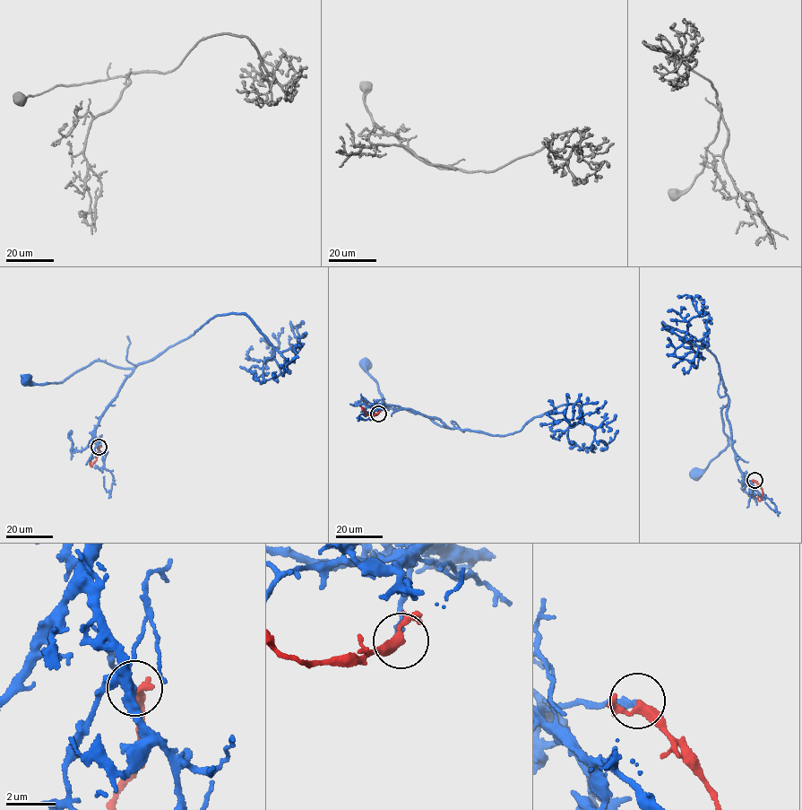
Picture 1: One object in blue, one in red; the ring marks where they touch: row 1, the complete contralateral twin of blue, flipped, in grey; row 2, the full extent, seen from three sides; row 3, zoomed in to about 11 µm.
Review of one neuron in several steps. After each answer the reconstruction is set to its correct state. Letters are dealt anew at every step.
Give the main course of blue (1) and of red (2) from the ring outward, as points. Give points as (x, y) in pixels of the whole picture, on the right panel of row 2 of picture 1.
1: (754, 481), (745, 481), (737, 461), (727, 413), (728, 399), (721, 416), (728, 445), (703, 473), (695, 475)
2: (755, 481), (763, 492), (760, 500), (757, 497)

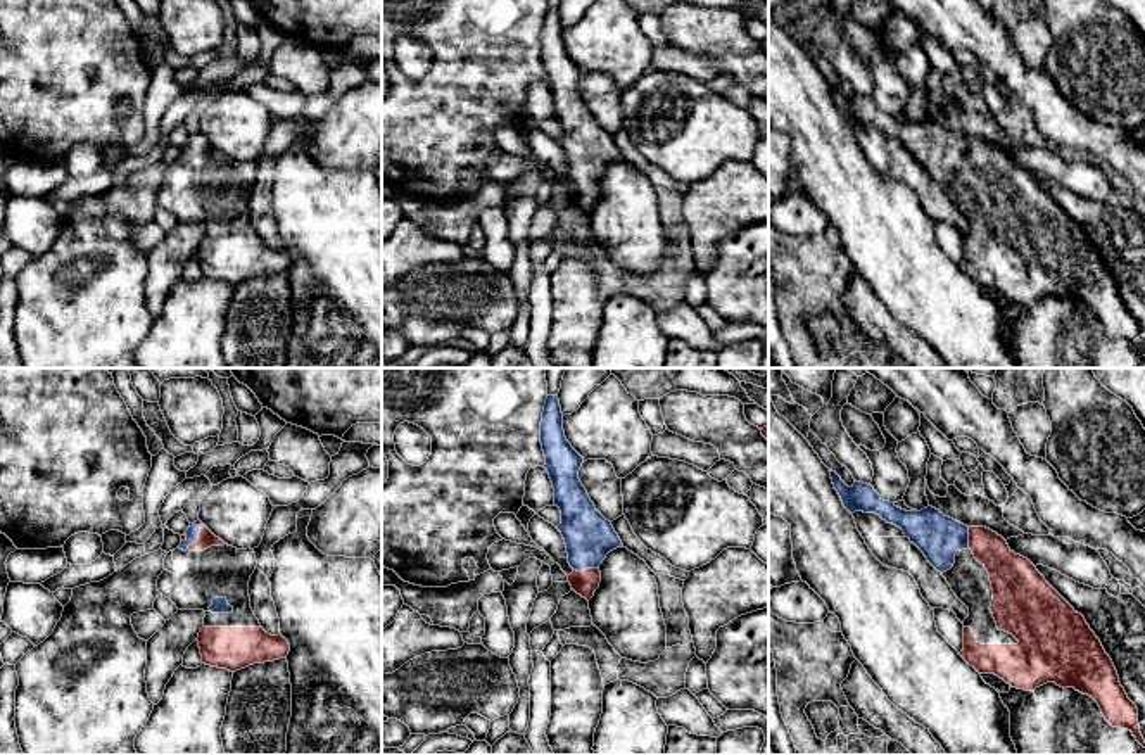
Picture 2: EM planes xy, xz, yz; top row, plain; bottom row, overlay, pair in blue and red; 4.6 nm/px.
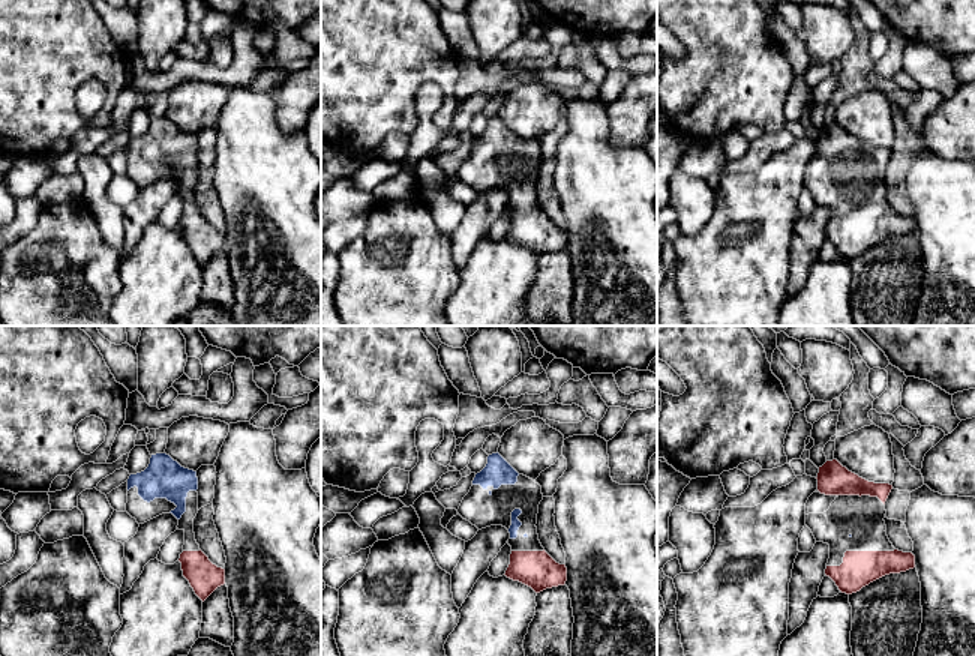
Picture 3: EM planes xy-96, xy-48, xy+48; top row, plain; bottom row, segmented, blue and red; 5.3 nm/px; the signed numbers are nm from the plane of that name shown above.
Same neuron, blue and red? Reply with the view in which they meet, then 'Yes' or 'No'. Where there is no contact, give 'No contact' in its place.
Touches blue in xy. Yes

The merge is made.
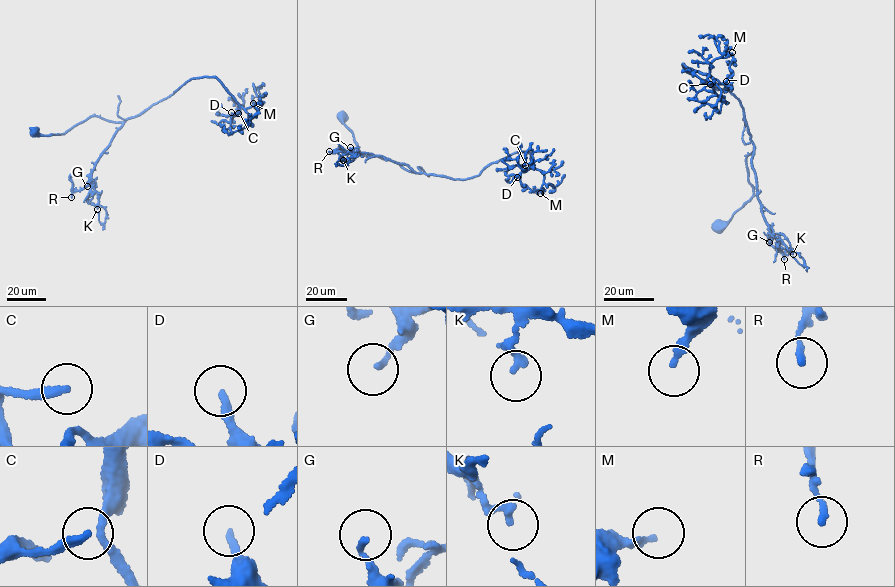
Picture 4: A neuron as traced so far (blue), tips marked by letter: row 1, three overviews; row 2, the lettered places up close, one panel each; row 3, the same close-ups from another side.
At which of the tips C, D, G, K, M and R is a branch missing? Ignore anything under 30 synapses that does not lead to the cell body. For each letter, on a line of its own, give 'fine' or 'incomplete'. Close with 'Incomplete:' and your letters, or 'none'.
C: fine
D: incomplete
G: fine
K: fine
M: fine
R: fine
Incomplete: D

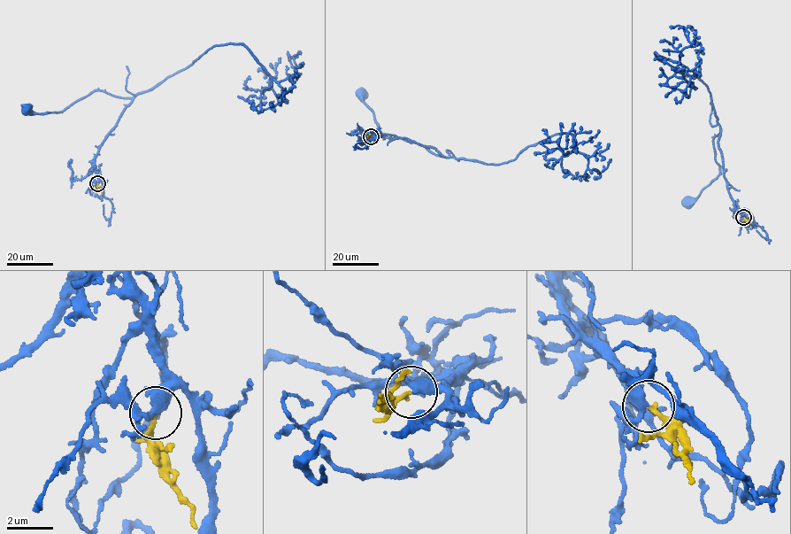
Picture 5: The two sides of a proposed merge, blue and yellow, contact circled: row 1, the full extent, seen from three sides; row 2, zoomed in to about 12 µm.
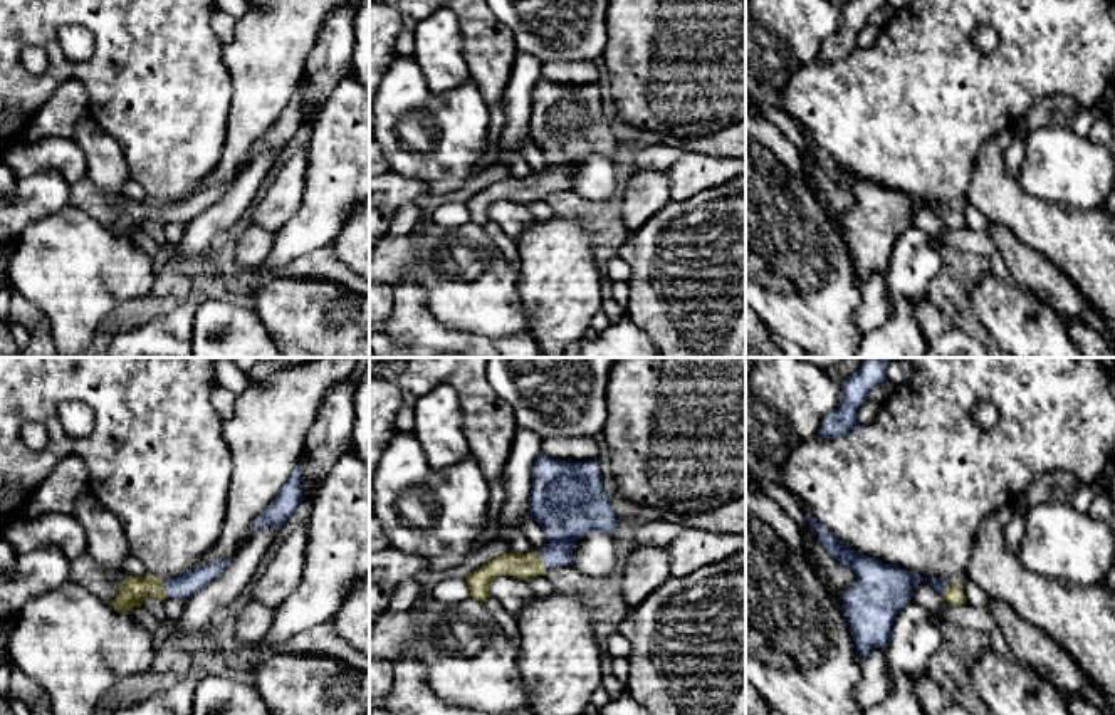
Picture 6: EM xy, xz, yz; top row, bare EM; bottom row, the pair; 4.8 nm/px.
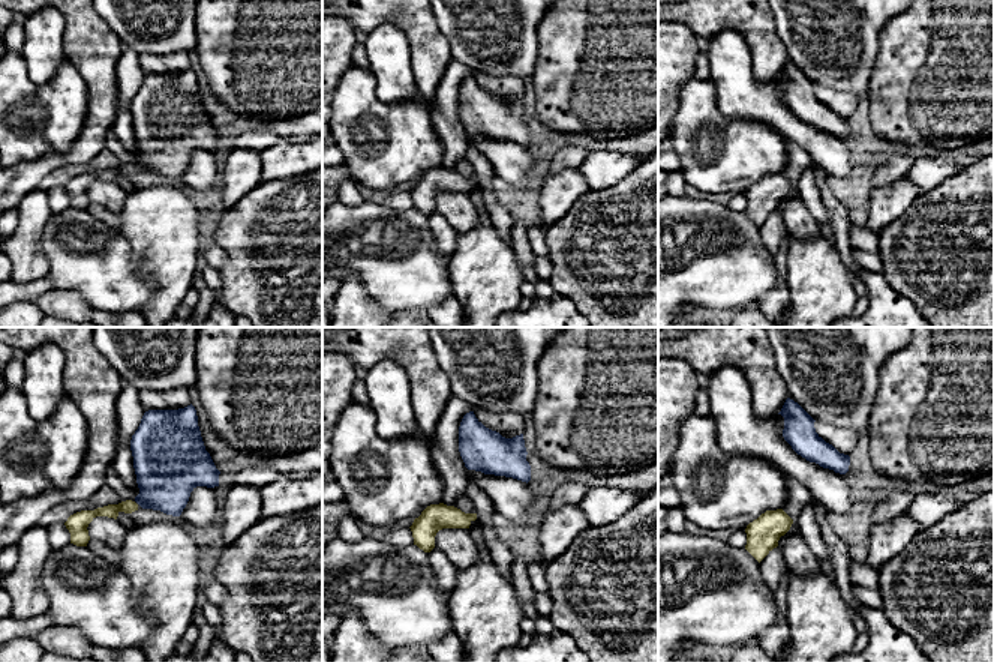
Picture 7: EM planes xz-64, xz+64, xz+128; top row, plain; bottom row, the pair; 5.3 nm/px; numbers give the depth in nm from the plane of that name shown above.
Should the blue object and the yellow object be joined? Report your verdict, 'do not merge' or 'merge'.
merge

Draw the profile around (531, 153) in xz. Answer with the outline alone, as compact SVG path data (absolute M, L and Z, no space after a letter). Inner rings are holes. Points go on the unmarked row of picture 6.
M529 136L522 143L521 154L526 159L526 163L532 168L534 175L539 175L549 168L542 151L534 144L534 141Z

